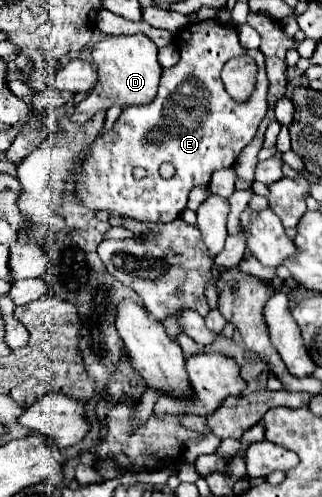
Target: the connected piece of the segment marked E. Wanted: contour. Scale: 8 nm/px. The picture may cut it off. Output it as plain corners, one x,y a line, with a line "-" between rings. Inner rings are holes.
214,19
186,25
176,35
176,47
180,49
180,61
174,67
162,71
160,89
158,89
156,99
148,105
124,109
118,121
114,123
112,131
106,137
96,139
96,143
92,145
82,177
78,181
78,197
88,209
120,213
136,221
172,223
186,209
190,189
196,185
208,185
214,171
232,167
240,151
254,139
256,129
268,111
268,105
266,105
268,77
266,77
266,67
264,67
264,55
260,51
244,49
238,41
238,31
234,25
218,23
-
236,55
250,55
258,65
256,91
246,103
236,103
226,93
220,81
220,71
224,63
-
162,163
170,163
174,167
174,177
170,179
160,177
-
136,167
142,167
146,171
142,179
134,177

